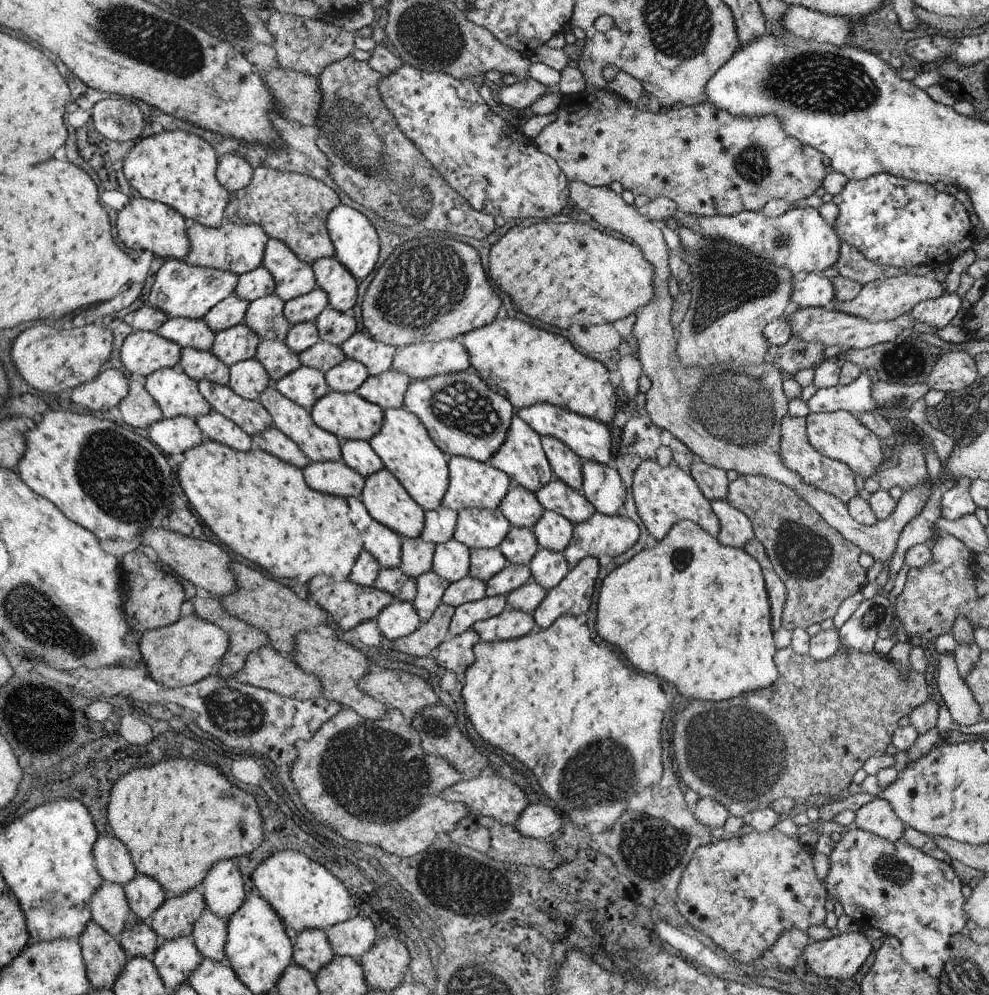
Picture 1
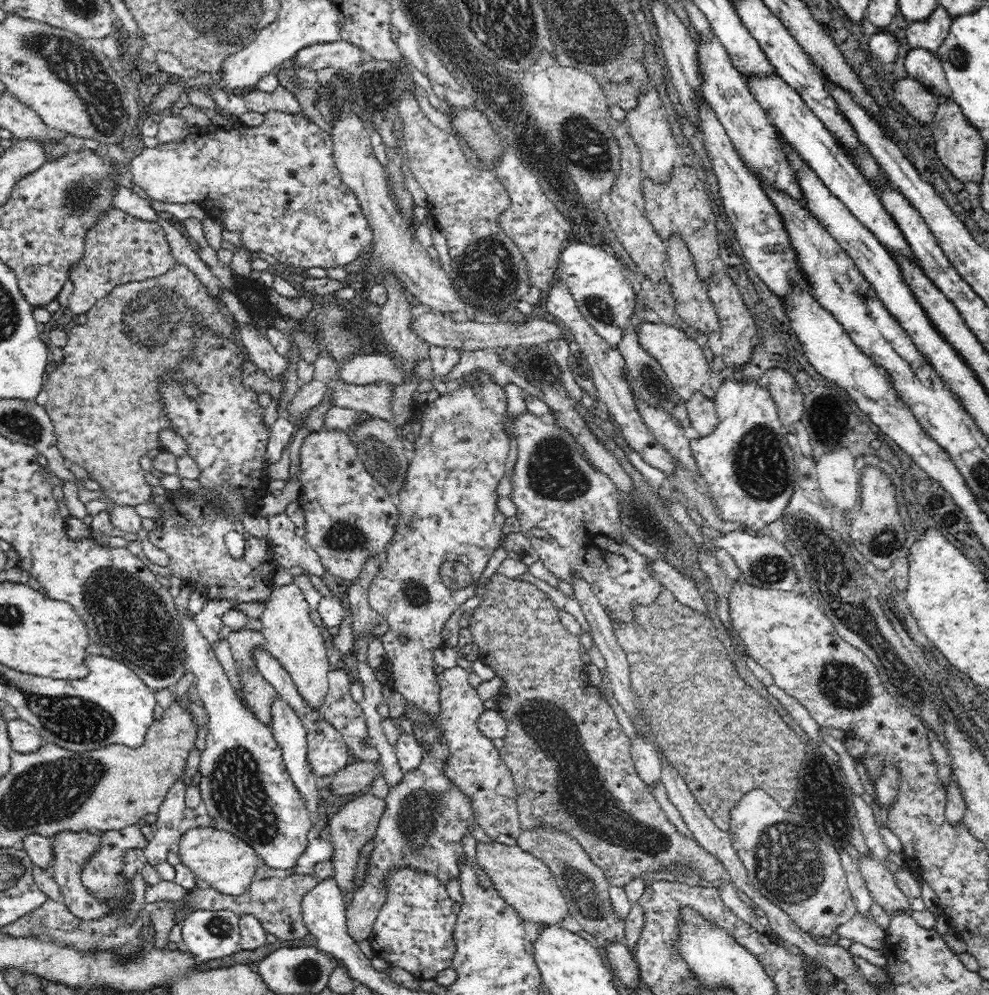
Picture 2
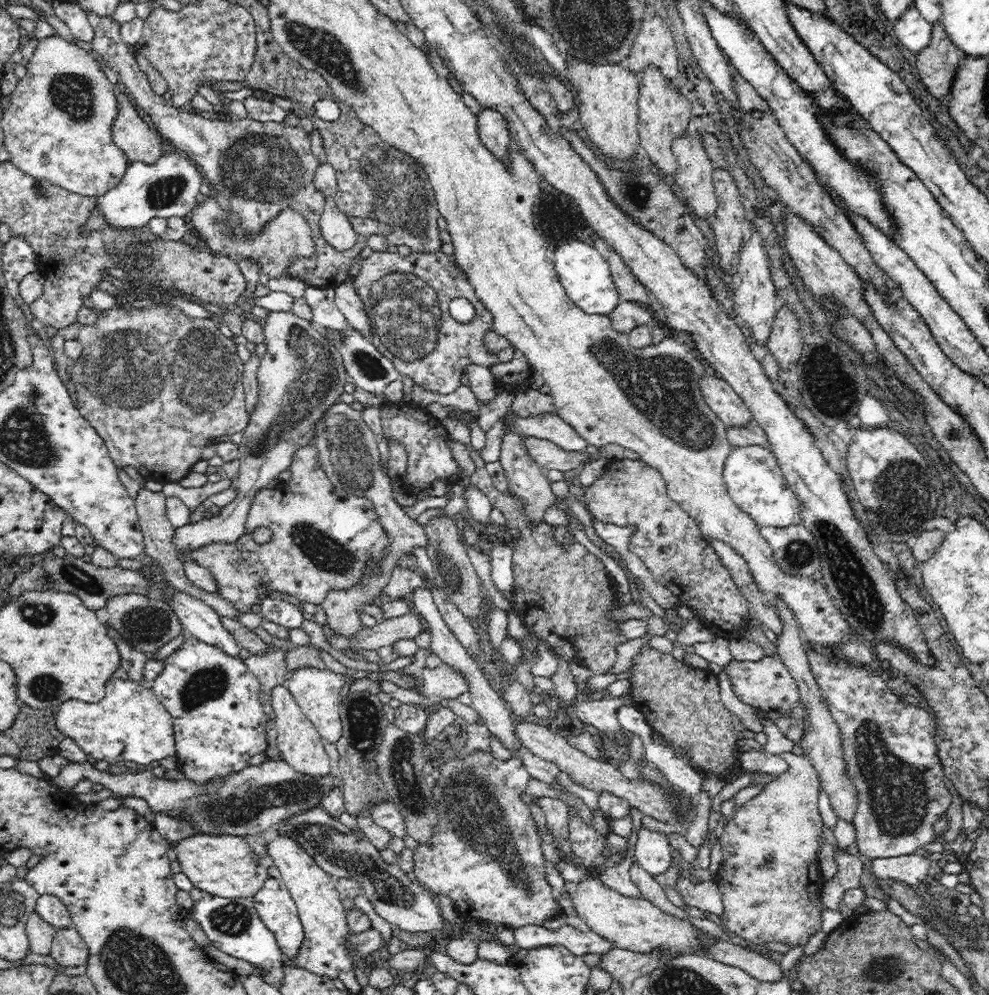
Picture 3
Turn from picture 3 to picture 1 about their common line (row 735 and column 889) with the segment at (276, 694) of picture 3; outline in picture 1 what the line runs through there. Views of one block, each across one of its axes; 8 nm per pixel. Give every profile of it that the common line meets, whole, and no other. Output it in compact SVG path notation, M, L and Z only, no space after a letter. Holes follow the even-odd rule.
M903 274L895 278L883 278L883 280L873 280L861 286L855 298L851 300L835 300L833 310L835 312L845 312L857 318L865 318L869 322L879 322L879 320L891 320L901 314L909 314L911 308L927 298L935 298L943 292L943 284L937 284L929 274L927 276L915 276L915 274Z

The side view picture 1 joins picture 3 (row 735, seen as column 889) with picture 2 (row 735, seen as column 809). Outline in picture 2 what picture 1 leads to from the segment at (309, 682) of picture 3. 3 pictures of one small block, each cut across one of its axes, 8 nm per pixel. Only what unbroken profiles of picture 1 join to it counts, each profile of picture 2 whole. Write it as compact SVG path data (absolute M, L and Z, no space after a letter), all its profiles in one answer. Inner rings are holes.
M316 720L308 732L308 762L318 778L334 776L352 762L352 750L344 736L328 720Z

